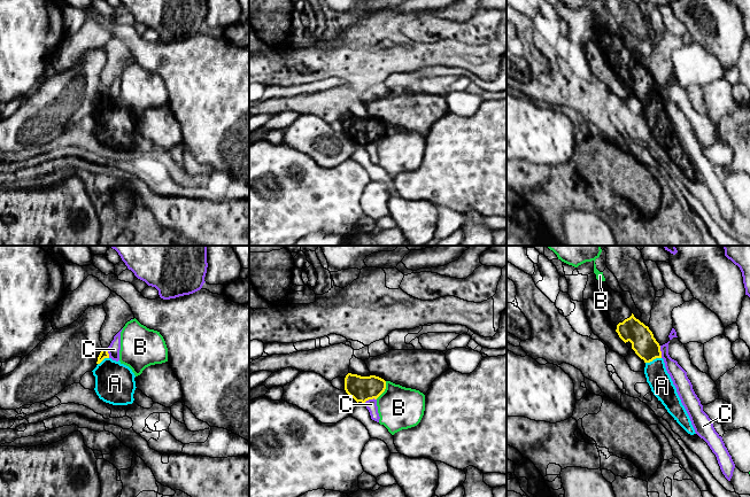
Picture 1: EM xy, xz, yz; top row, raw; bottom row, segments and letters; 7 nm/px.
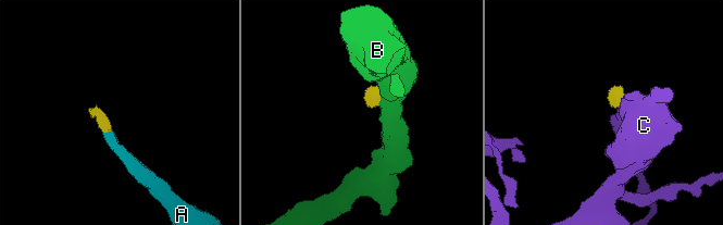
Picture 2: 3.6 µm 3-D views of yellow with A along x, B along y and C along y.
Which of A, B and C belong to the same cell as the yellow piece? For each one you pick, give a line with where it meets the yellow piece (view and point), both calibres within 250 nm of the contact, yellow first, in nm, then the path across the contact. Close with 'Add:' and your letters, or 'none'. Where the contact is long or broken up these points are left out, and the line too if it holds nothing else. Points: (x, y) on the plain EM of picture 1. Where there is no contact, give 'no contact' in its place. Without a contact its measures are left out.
A: contact yz (652, 102); calibres 170 and 160 nm; way yz (643, 86), (651, 96), (652, 102), (655, 115), (662, 129)
Add: A

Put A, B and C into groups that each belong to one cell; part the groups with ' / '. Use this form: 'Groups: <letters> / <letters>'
Groups: A / B / C

